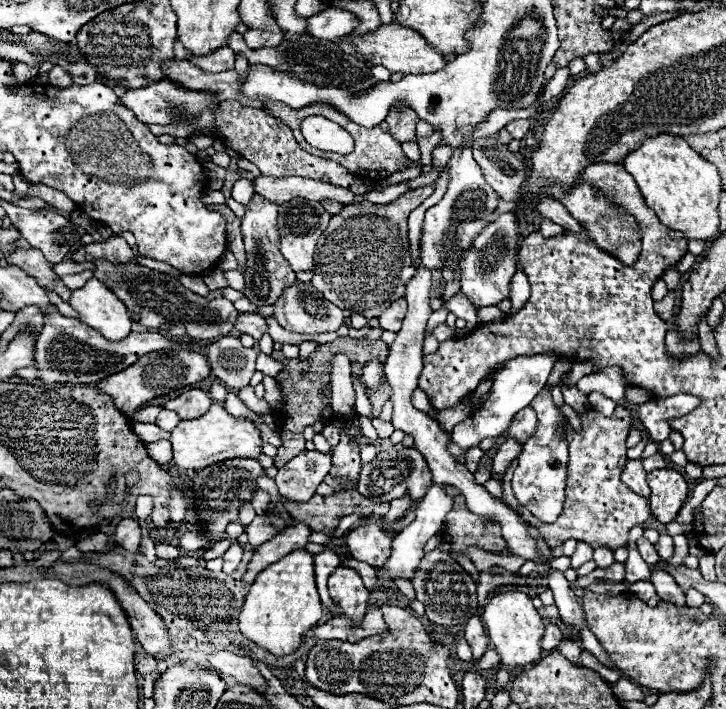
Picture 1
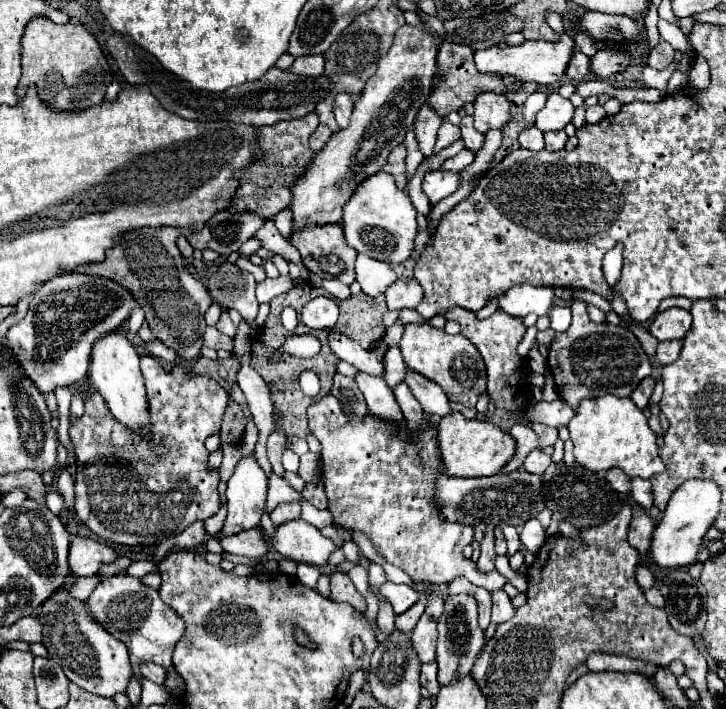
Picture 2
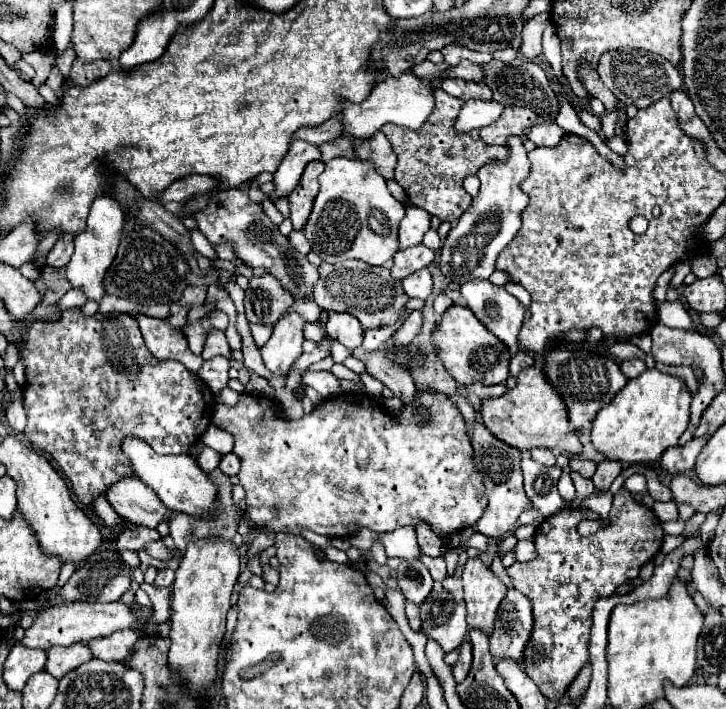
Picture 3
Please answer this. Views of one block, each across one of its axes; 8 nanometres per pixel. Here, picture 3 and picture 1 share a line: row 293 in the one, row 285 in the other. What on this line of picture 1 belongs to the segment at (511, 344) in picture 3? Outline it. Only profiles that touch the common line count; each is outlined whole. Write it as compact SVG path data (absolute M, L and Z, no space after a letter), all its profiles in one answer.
M514 212L500 214L476 240L474 250L470 248L462 262L462 278L460 278L460 290L474 306L494 306L508 298L508 284L518 268L518 240L520 240L520 228Z

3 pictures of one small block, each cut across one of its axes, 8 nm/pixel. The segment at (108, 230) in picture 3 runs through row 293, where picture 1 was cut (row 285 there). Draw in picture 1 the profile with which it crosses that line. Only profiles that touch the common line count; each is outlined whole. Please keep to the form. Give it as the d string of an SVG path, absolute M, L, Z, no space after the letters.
M90 278L82 288L72 290L68 304L78 310L84 324L110 340L126 338L126 334L130 334L132 320L128 308L98 278Z

